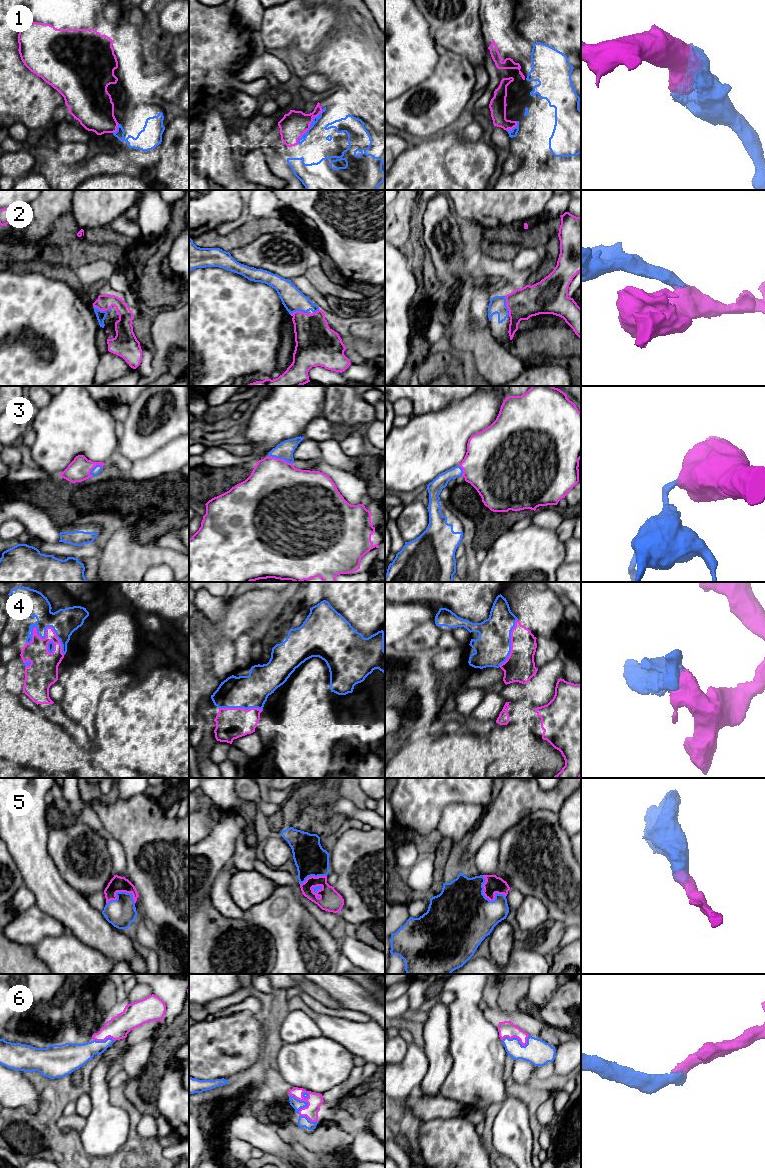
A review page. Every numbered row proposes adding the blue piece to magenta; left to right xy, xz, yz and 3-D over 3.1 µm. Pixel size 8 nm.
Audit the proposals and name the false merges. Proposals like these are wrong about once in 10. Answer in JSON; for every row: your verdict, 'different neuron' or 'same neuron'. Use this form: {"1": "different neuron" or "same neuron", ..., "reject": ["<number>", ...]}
{"1": "same neuron", "2": "same neuron", "3": "same neuron", "4": "same neuron", "5": "same neuron", "6": "same neuron", "reject": []}

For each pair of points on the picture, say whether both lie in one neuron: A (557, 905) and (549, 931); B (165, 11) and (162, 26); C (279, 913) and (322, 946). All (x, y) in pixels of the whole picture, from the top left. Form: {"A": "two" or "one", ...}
{"A": "two", "B": "one", "C": "one"}

